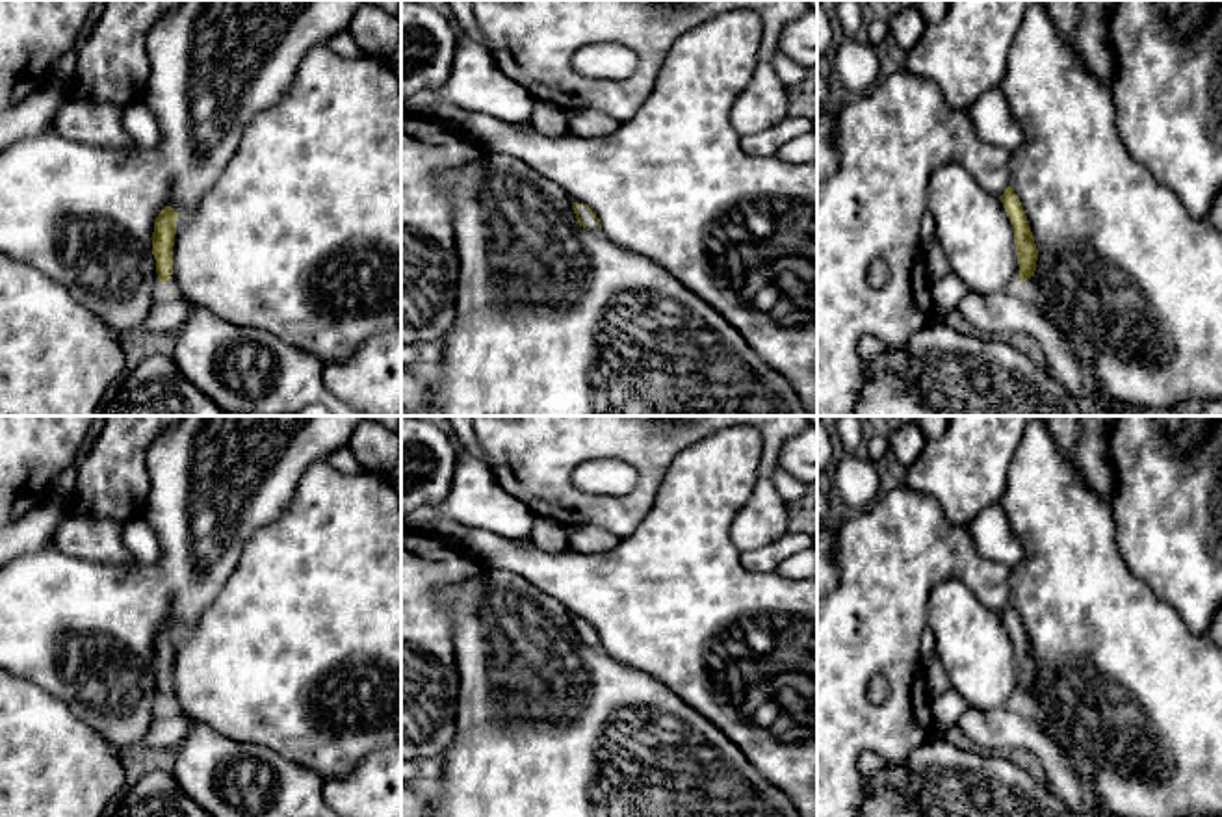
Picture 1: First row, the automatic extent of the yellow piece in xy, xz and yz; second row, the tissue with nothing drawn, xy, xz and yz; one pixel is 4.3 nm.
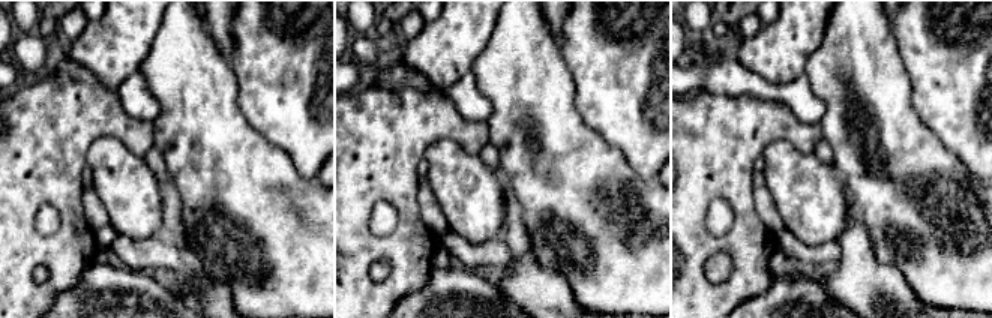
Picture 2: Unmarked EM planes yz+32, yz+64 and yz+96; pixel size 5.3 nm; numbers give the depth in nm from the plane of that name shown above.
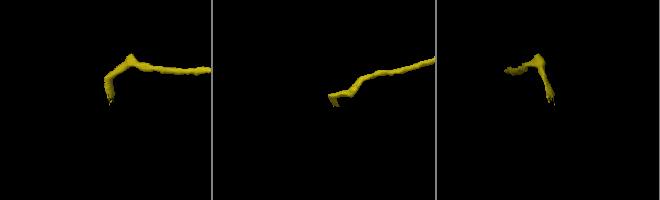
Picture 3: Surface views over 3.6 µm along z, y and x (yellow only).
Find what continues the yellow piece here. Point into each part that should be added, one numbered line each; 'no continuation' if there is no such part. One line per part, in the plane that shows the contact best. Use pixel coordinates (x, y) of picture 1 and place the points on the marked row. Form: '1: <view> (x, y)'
1: xz (585, 216)

